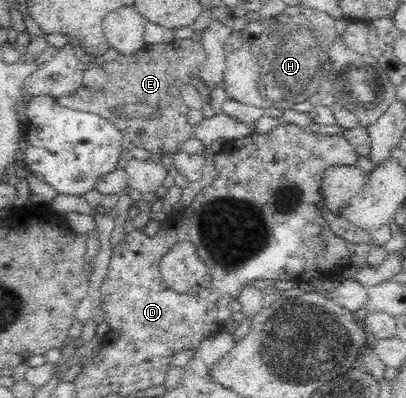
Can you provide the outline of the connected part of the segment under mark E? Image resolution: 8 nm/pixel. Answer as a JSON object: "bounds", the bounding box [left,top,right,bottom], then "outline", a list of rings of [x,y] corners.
{"bounds":[56,38,206,158],"outline":[[[190,38],[173,39],[164,44],[145,44],[136,53],[118,54],[116,59],[101,65],[107,75],[107,82],[100,91],[76,91],[56,100],[60,106],[95,113],[114,124],[124,137],[124,150],[130,152],[142,148],[155,158],[175,153],[193,137],[195,131],[188,123],[188,106],[180,96],[180,87],[199,77],[200,64],[206,58],[202,44]]]}

